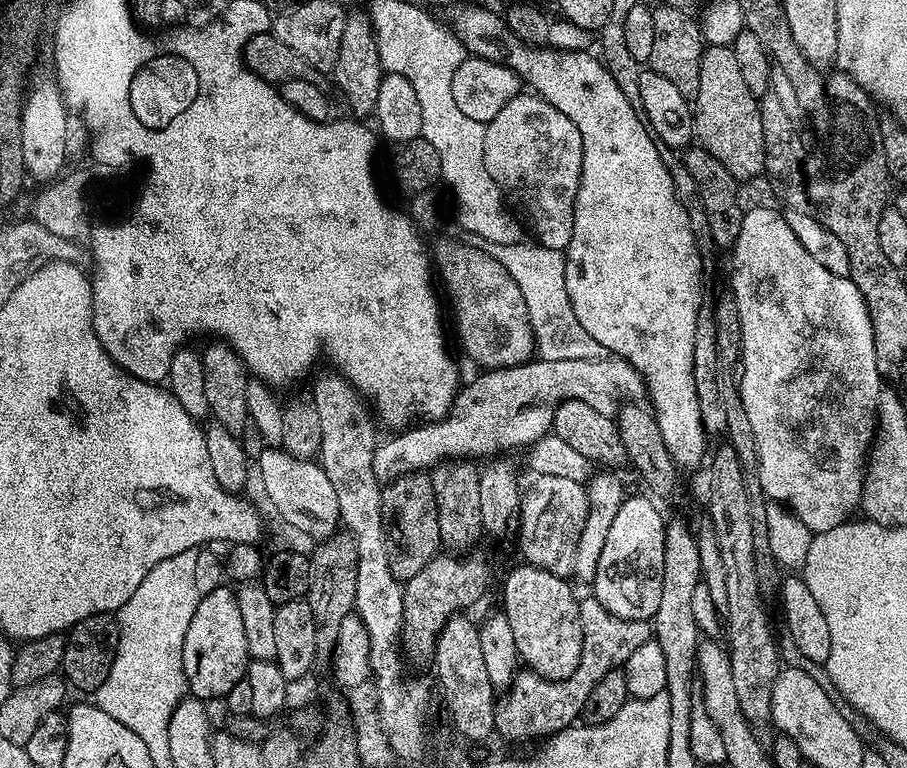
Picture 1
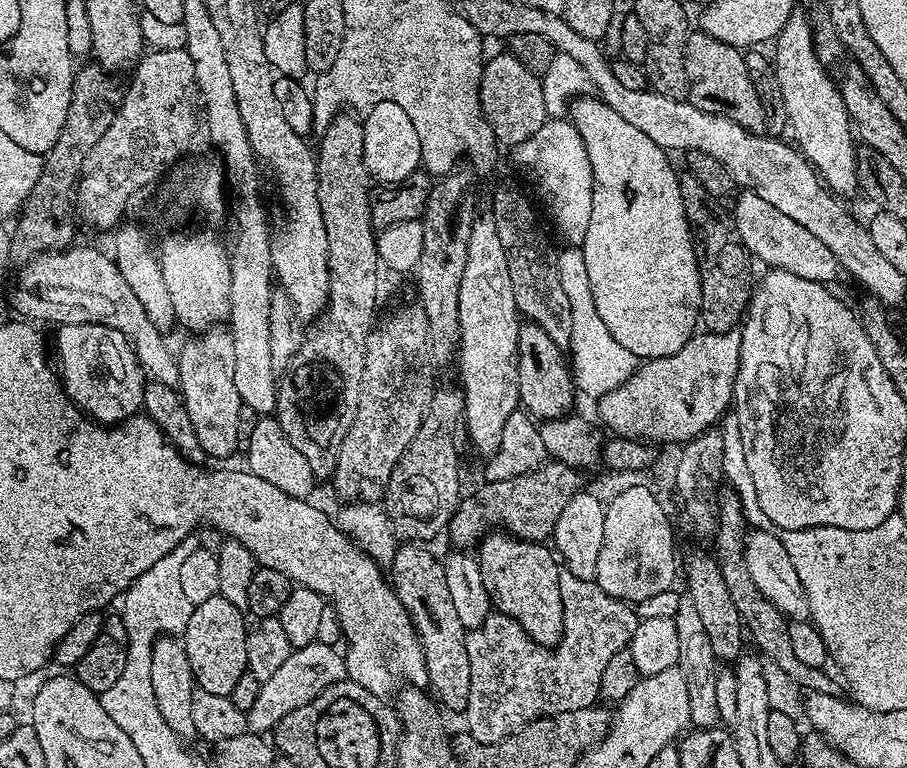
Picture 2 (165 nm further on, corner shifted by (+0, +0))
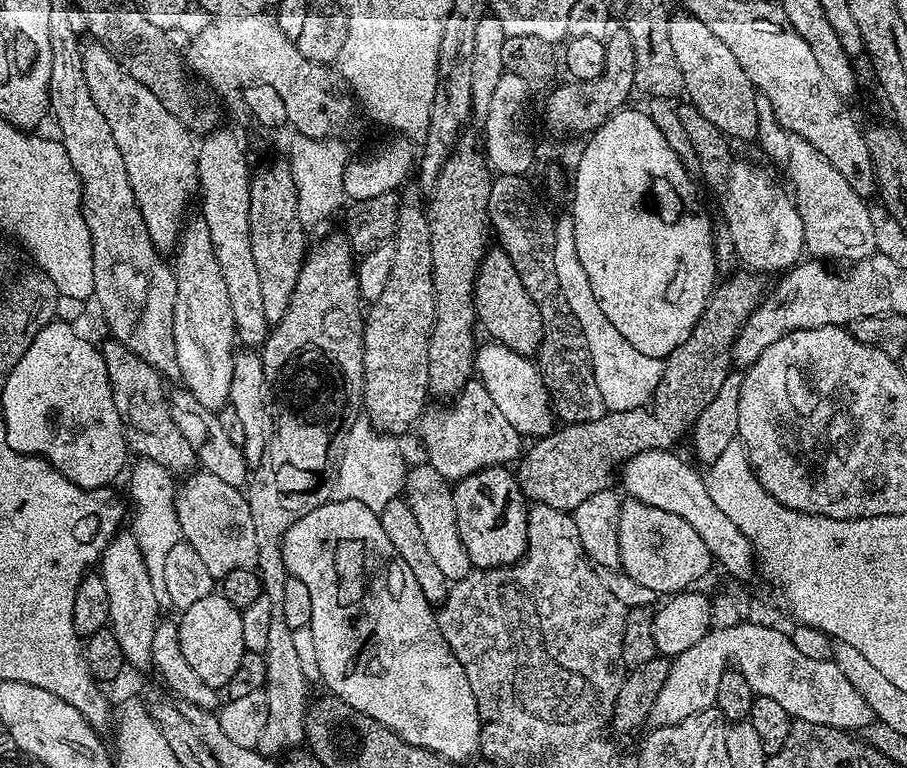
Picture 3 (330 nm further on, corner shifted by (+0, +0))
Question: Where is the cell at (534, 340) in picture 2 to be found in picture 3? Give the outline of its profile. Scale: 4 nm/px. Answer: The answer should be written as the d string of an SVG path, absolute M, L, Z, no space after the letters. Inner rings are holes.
M499 246L489 247L476 269L476 318L479 327L484 327L493 341L529 358L537 355L543 342L545 317L522 286L512 261Z

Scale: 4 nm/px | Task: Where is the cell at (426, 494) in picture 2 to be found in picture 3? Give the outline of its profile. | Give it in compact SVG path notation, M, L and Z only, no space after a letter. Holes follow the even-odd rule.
M469 134L461 135L455 150L442 166L436 183L431 185L432 197L427 197L426 211L430 226L430 250L432 251L432 273L434 274L434 330L428 343L428 391L433 397L452 398L473 379L476 362L477 341L472 341L472 327L477 327L476 318L476 269L490 241L488 203L490 202L491 184L494 173L488 167L481 145Z

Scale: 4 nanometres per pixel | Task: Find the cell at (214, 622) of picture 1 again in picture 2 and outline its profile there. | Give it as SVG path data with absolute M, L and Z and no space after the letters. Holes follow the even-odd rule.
M219 595L206 598L206 602L193 607L182 643L186 650L186 658L190 662L192 679L199 691L228 696L230 690L234 690L234 685L238 683L238 678L242 678L242 674L248 670L248 624L244 616L245 613L238 606L234 606L234 602L226 602L226 598Z

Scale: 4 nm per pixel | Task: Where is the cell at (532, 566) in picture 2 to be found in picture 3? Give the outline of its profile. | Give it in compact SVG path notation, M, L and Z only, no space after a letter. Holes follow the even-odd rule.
M507 467L484 468L464 480L455 481L452 489L452 501L458 522L458 538L462 538L462 546L466 546L466 554L470 554L473 569L507 568L524 559L528 550L528 509L524 491L520 489L520 481L515 475L508 473Z

